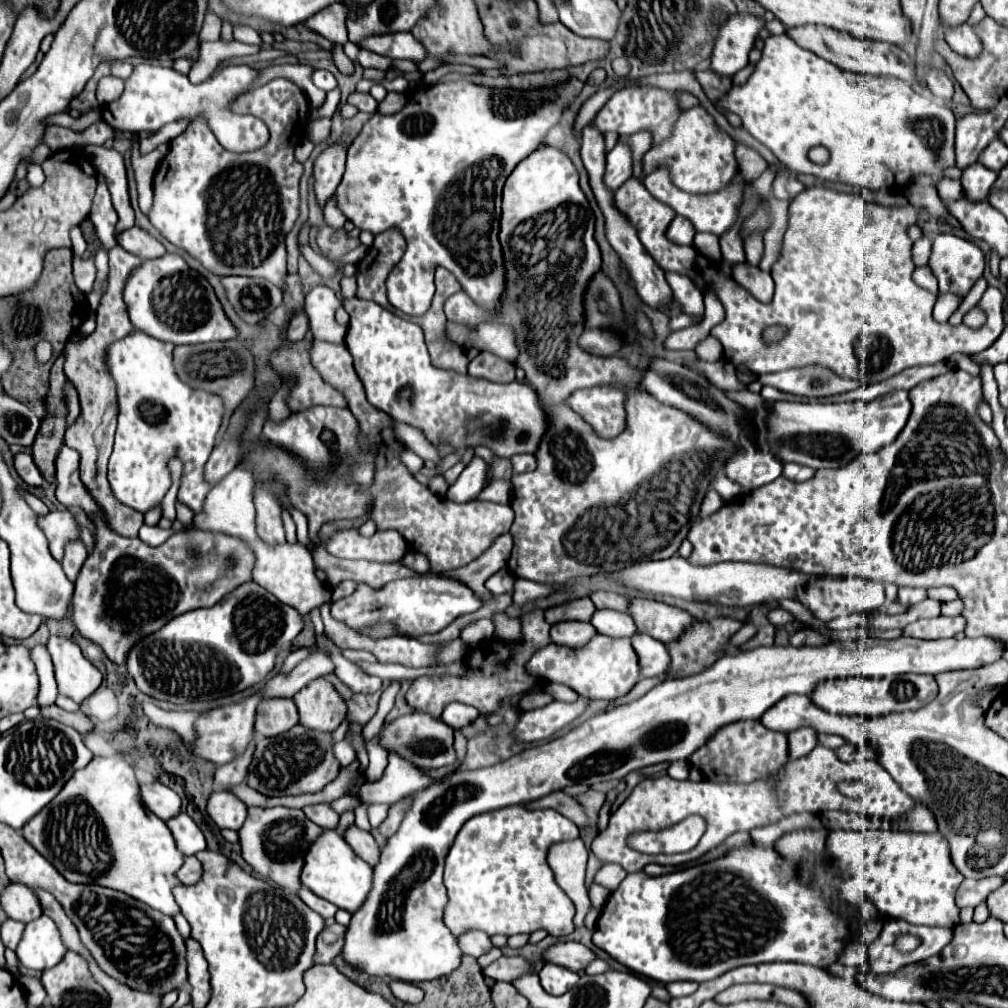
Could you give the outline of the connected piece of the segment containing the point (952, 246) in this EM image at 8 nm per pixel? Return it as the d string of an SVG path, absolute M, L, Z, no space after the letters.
M939 235L933 241L929 267L939 279L939 295L955 293L965 297L975 281L983 275L985 257L983 251L967 239L955 235Z

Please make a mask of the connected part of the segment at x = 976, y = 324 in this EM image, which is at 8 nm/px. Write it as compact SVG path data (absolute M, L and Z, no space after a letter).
M973 307L969 313L965 313L963 317L963 323L971 329L979 329L983 323L985 323L985 313L981 307Z

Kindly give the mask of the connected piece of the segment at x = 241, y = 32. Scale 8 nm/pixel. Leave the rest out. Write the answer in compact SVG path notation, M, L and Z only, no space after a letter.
M233 25L233 39L235 41L243 41L243 43L261 45L259 33L253 27L249 27L249 25Z

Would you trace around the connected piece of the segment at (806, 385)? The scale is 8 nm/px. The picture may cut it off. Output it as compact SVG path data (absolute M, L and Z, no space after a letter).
M817 365L759 375L759 383L801 397L829 397L829 395L839 395L861 387L859 381L841 379L833 375L829 369Z

